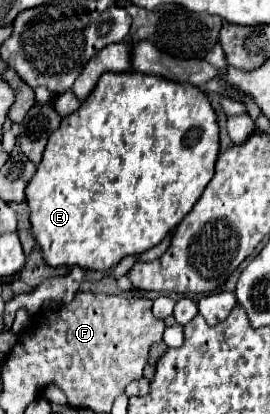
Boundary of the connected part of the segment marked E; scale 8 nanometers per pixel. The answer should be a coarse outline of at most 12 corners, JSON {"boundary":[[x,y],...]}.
{"boundary":[[104,73],[26,187],[46,265],[152,249],[214,175],[198,87]]}

